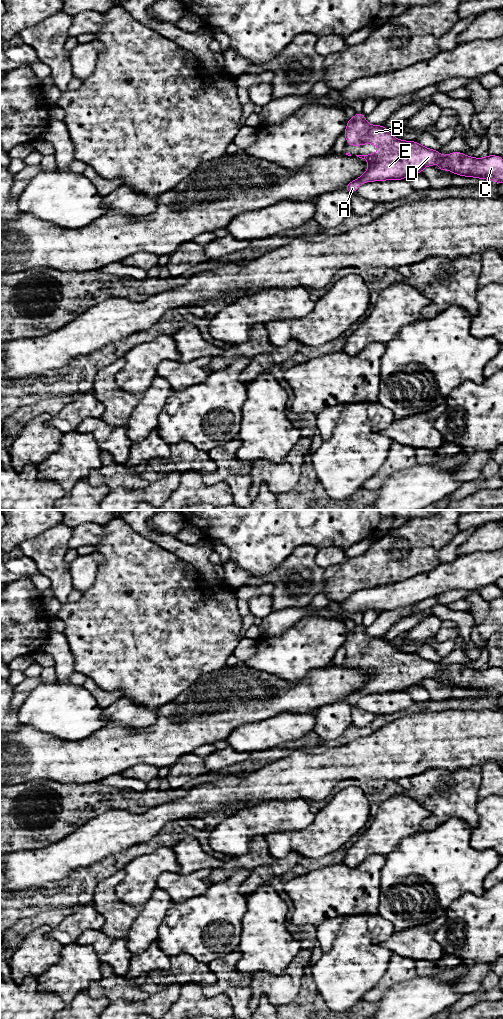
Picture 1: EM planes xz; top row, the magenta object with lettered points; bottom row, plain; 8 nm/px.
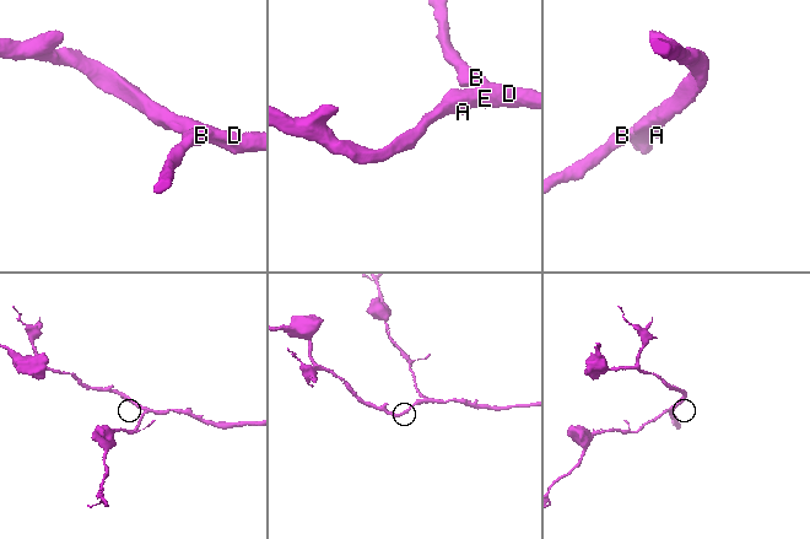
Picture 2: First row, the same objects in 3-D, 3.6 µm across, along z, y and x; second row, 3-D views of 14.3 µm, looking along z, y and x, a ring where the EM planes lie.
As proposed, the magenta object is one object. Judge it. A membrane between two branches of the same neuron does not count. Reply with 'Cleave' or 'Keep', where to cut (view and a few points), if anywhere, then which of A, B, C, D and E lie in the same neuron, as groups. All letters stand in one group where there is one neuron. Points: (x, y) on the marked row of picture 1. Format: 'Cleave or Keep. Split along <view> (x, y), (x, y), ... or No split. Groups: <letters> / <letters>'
Keep. No split. Groups: A B C D E

